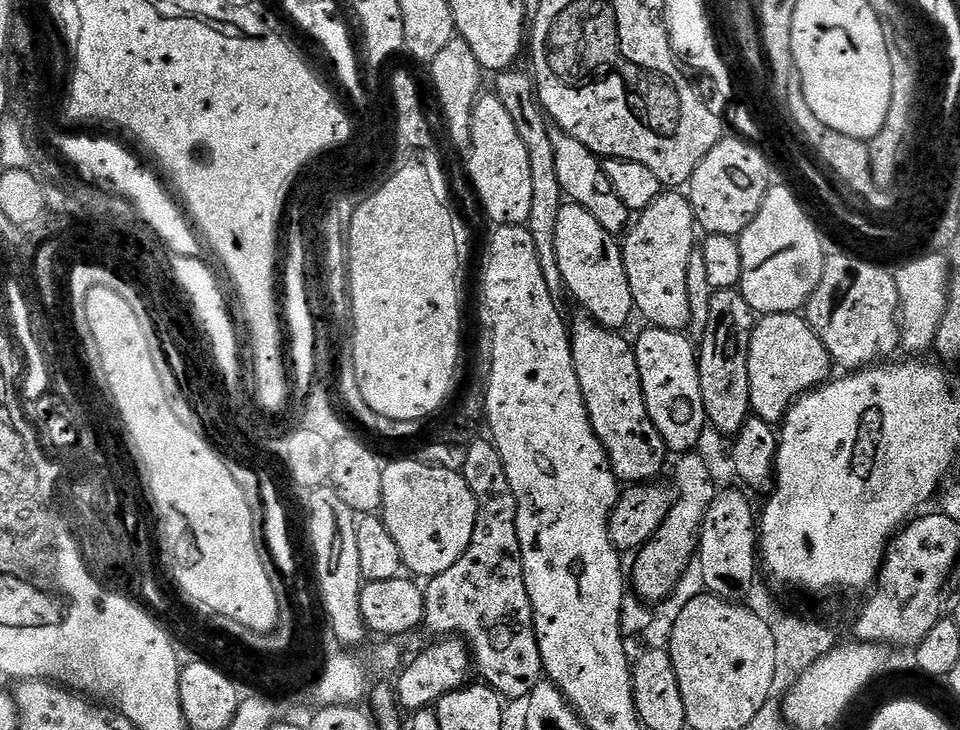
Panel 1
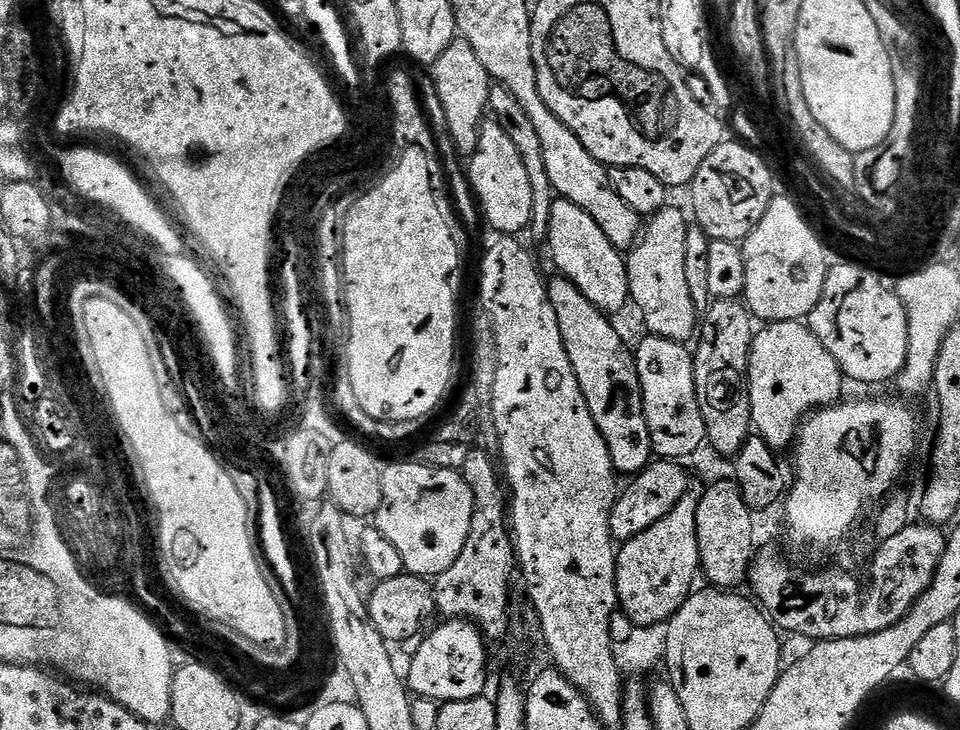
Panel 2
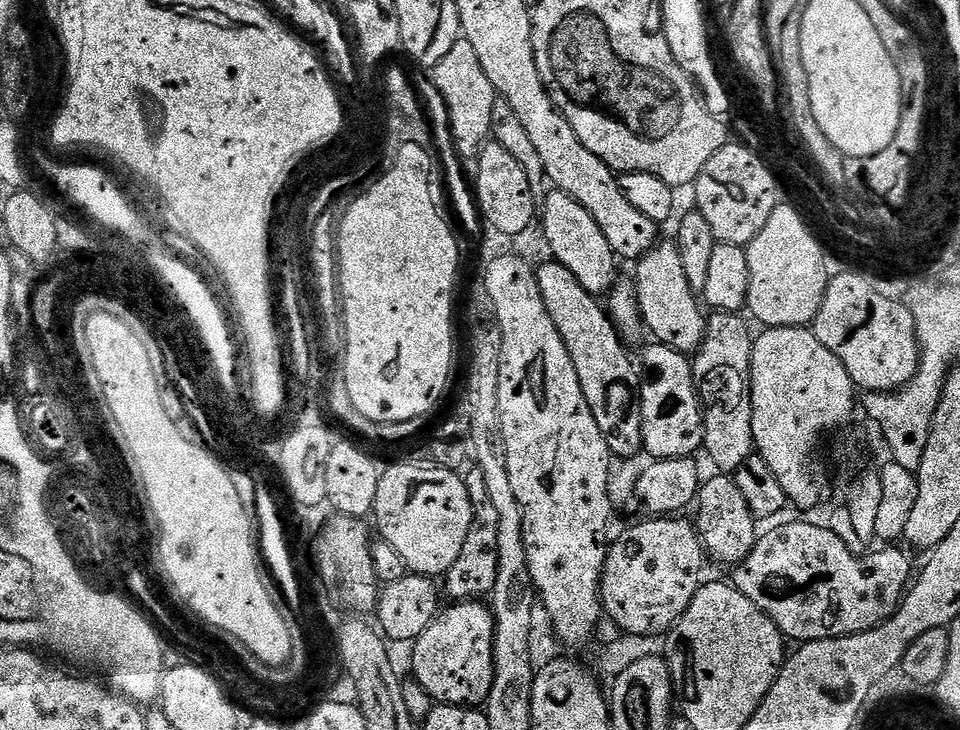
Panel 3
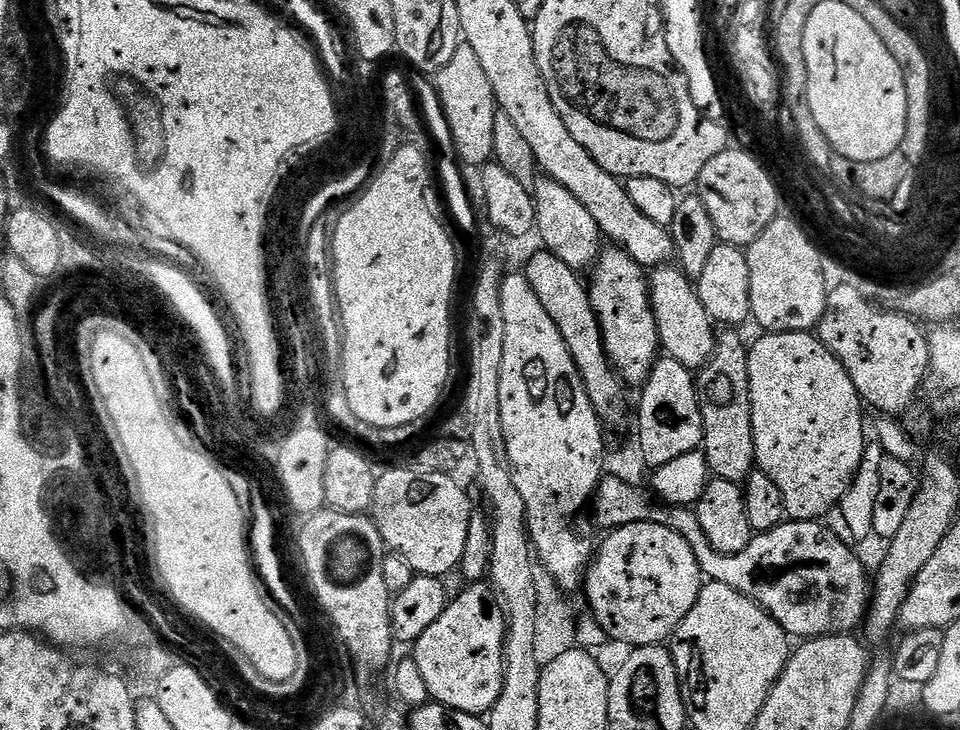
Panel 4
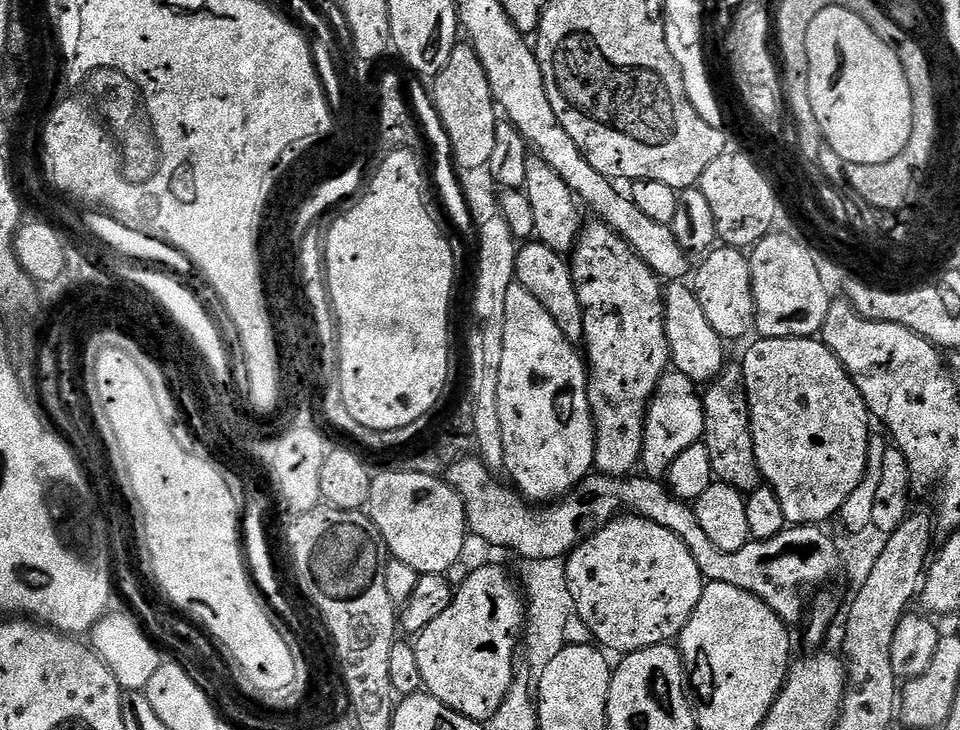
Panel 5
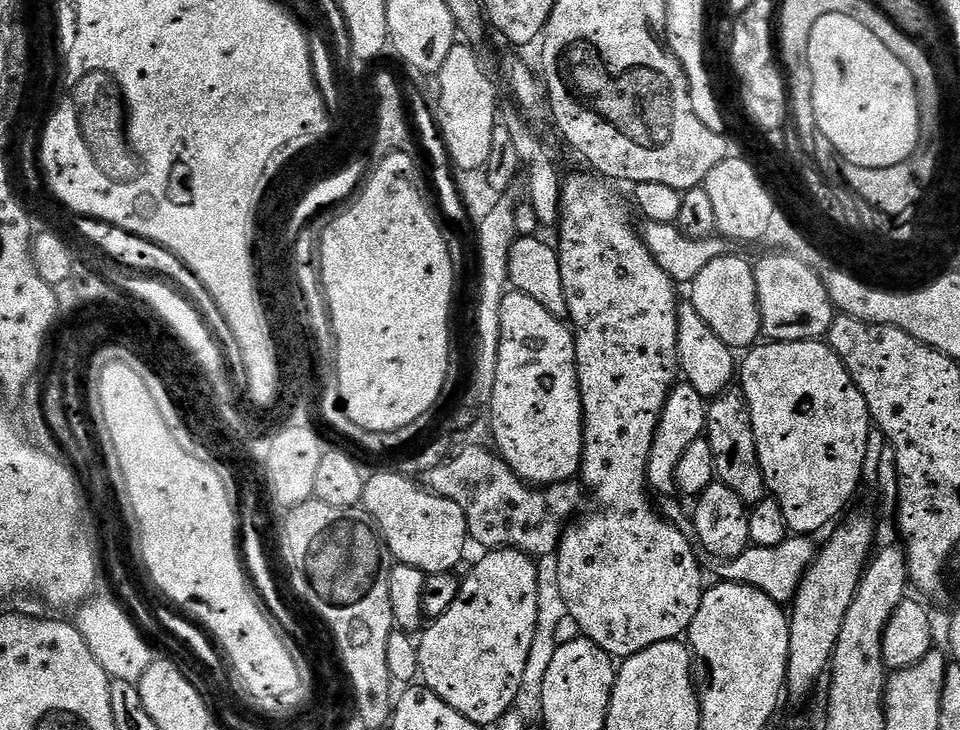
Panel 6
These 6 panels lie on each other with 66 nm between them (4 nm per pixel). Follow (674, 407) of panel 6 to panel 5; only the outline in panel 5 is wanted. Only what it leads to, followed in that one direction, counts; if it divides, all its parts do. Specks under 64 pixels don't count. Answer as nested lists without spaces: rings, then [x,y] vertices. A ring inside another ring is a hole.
[[[669,370],[658,382],[656,392],[648,404],[648,413],[644,419],[644,434],[640,441],[640,463],[643,475],[651,480],[663,481],[674,458],[690,450],[690,446],[701,443],[704,438],[704,401],[698,391],[698,385],[686,374]]]

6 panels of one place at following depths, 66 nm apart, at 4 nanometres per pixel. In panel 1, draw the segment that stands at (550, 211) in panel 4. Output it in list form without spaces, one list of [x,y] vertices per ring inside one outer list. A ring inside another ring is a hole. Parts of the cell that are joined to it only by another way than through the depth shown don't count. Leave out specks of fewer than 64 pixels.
[[[566,202],[558,210],[558,226],[554,230],[554,250],[558,250],[558,270],[562,270],[564,284],[568,288],[569,297],[581,304],[583,311],[604,328],[623,329],[623,324],[634,316],[634,305],[630,294],[630,282],[626,278],[626,266],[622,244],[617,237],[606,230],[590,214],[590,210],[582,210],[582,206]]]

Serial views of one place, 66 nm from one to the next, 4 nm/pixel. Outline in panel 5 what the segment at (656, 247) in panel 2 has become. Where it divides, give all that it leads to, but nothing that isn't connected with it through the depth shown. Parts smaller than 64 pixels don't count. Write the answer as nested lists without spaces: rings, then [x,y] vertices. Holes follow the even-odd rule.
[[[672,282],[664,288],[664,321],[670,364],[675,371],[686,374],[686,378],[698,386],[707,386],[726,367],[726,341],[718,334],[718,330],[714,330],[714,326],[710,326],[695,291],[686,285],[684,282]]]

